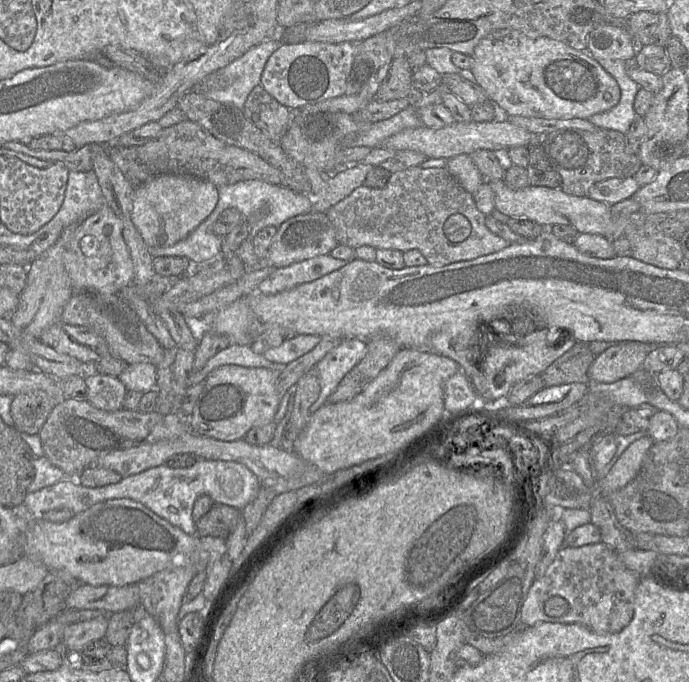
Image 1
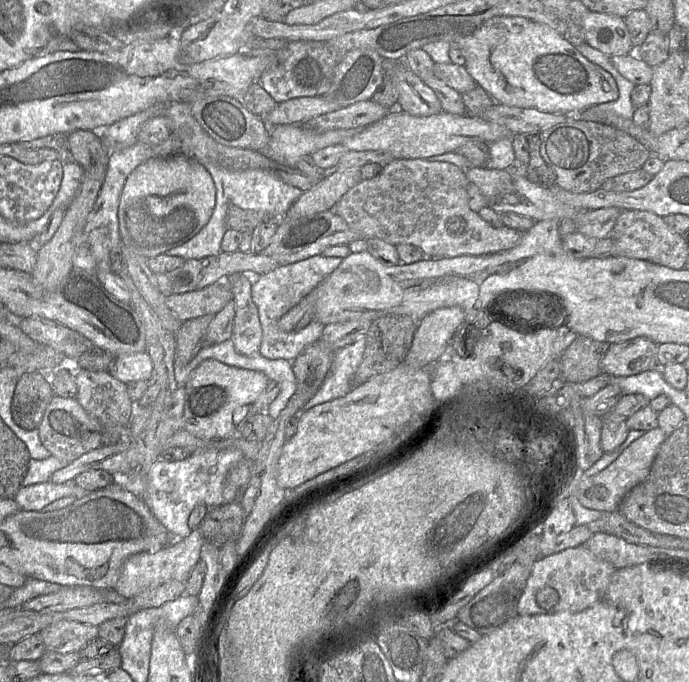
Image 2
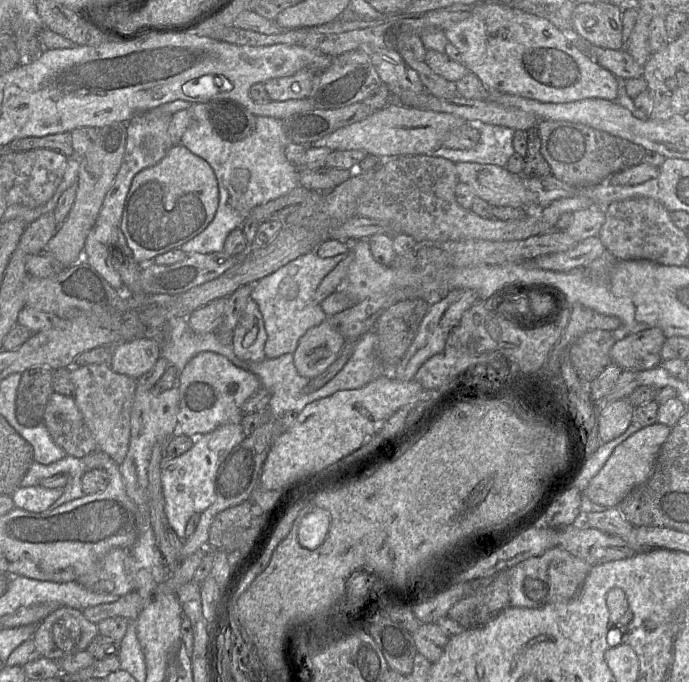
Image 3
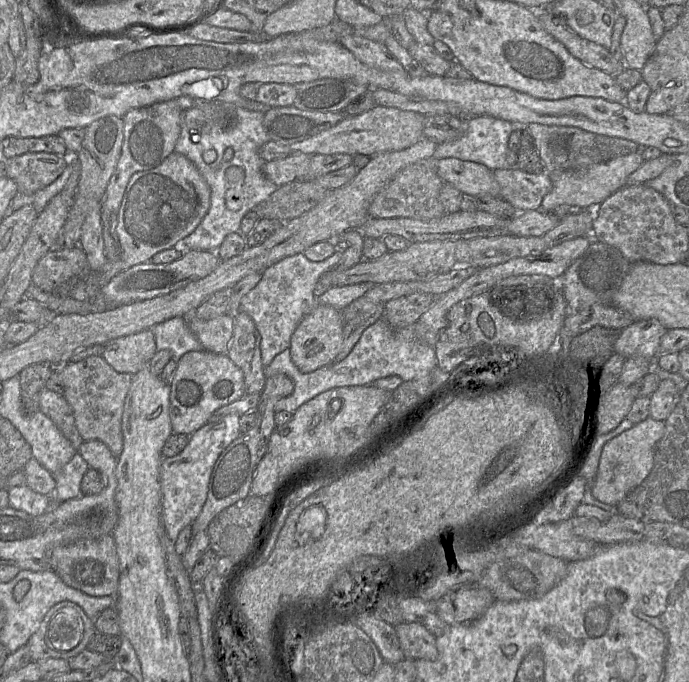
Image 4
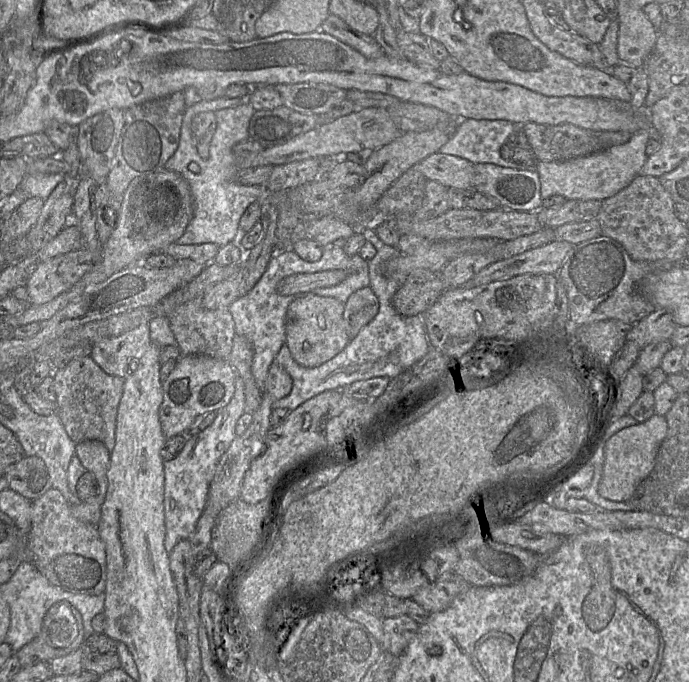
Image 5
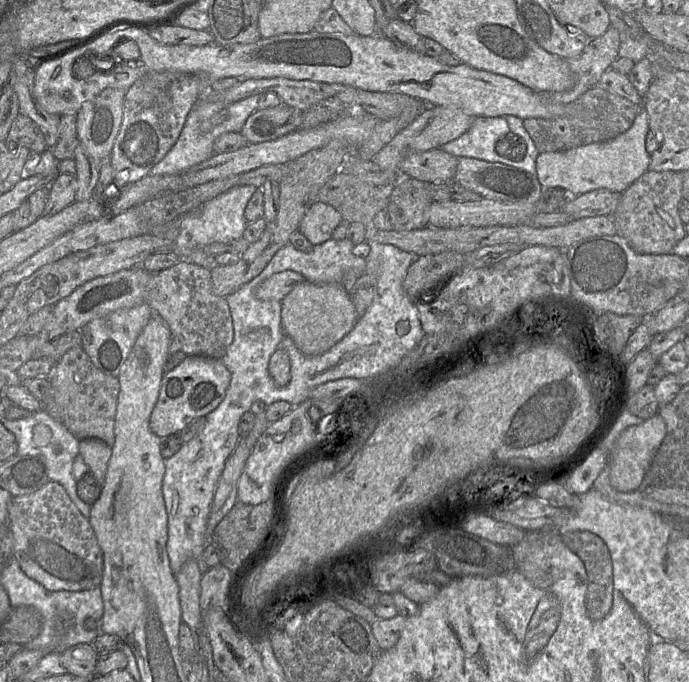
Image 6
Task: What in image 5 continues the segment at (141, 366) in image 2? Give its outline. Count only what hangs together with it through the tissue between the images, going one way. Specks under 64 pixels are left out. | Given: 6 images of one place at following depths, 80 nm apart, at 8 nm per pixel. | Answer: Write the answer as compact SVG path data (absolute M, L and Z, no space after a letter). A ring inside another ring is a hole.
M143 323L120 336L94 343L90 356L106 373L125 378L131 371L131 365L136 363L152 344L149 323Z

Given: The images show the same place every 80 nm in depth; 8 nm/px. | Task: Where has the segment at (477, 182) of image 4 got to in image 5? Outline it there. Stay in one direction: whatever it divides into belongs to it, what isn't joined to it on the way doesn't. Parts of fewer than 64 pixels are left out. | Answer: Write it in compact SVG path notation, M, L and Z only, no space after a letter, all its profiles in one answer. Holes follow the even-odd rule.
M436 152L416 163L413 168L427 180L461 191L472 188L473 165L463 158Z

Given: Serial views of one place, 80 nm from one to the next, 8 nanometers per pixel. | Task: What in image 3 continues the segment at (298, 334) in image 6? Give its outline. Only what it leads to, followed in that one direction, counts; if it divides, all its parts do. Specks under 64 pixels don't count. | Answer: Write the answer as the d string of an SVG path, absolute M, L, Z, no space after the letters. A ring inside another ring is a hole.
M329 318L310 328L299 339L293 353L298 373L309 379L321 375L335 361L344 343L343 336L332 326Z

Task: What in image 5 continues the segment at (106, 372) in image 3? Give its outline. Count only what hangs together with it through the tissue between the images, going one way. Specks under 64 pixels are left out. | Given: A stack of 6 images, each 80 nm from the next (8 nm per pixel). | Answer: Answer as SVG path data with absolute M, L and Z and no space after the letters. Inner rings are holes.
M75 358L52 372L56 413L76 443L99 440L112 451L116 443L116 421L125 378L106 373L92 358Z

